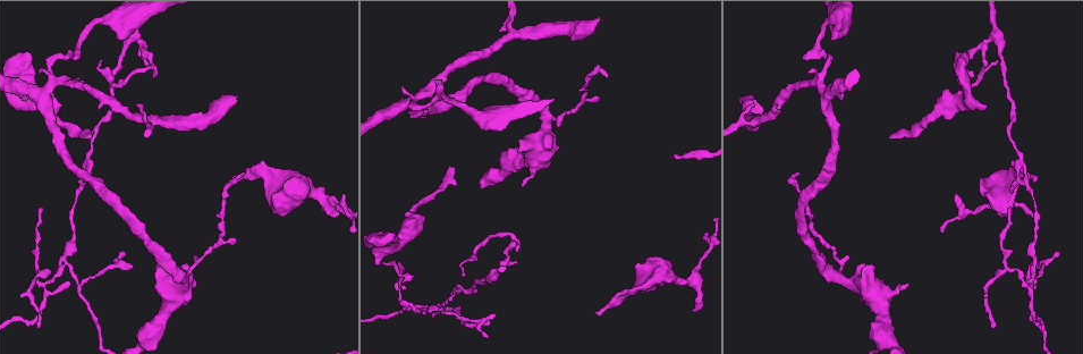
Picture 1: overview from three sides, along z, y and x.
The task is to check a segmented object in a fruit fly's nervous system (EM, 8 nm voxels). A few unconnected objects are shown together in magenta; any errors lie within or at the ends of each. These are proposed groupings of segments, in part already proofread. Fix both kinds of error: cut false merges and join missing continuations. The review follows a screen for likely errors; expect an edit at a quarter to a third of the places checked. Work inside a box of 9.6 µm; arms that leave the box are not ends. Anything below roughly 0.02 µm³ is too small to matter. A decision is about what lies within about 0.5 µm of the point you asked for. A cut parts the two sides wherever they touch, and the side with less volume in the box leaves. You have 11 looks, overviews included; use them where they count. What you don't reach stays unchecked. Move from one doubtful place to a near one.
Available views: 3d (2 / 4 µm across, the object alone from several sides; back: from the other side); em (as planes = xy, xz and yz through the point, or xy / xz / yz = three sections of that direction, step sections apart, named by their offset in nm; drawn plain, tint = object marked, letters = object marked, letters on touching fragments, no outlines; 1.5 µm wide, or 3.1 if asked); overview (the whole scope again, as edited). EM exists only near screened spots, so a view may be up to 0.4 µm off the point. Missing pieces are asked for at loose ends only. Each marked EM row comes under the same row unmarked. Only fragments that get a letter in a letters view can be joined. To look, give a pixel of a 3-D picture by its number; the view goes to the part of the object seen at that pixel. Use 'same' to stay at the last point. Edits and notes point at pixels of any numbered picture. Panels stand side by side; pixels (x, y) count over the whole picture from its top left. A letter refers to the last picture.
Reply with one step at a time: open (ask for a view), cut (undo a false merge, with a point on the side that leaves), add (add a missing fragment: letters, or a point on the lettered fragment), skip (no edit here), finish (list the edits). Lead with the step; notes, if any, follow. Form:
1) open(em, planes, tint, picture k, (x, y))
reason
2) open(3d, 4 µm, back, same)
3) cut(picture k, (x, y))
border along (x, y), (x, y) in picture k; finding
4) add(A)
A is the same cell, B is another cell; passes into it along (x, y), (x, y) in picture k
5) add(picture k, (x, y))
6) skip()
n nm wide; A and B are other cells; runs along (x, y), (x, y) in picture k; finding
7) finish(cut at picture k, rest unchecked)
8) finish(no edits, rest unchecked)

open(em, planes, tint, picture 1, (511, 35))
three arms meet

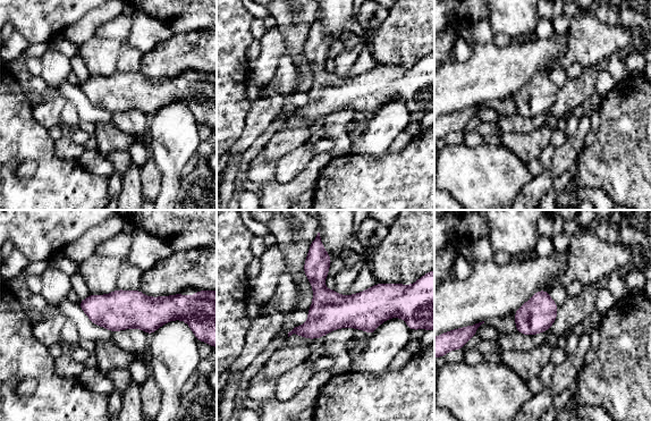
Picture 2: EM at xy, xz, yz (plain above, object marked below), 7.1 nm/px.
open(em, planes, letters, same)

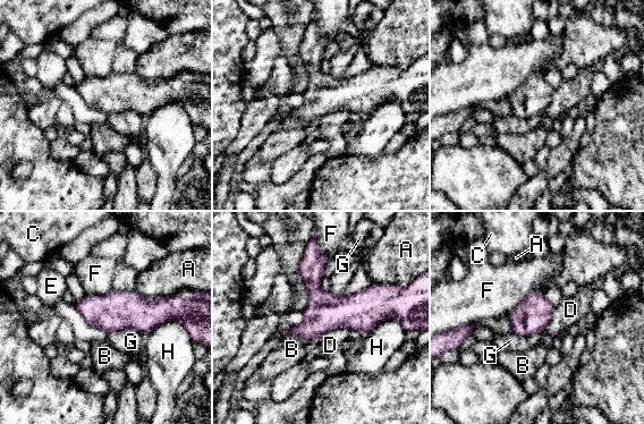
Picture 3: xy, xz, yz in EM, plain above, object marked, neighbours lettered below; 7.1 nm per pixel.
skip()
A touches over 300 nm; A, B, C, D, E, F, G and H are other cells; runs along (312, 253), (314, 289), (336, 311), (388, 314) in picture 3; all the same cell

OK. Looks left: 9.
open(em, xy, step 4, tint, picture 1, (743, 96))
branch stops here

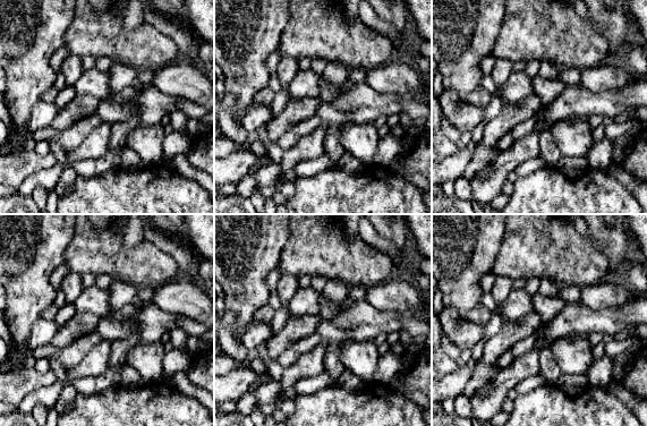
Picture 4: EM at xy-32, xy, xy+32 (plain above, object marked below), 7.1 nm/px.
open(em, planes, letters, same)
cut it another way

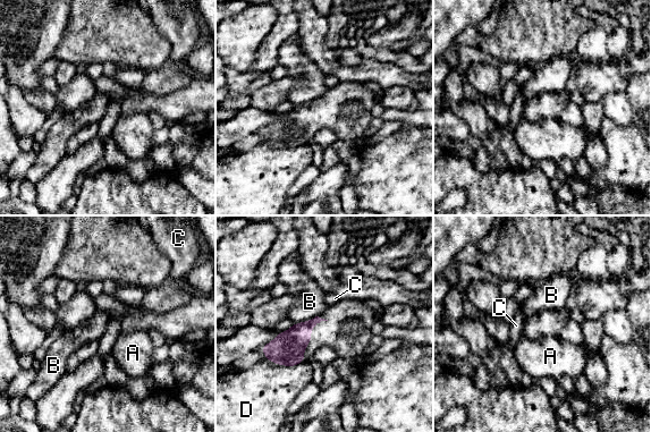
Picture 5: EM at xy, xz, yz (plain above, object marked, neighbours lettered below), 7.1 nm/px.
skip()
A, B, C and D are other cells; border along (318, 315), (303, 322), (294, 323) in picture 5; no lettered fragment goes on from it

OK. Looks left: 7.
open(em, planes, tint, picture 1, (598, 97))
thin end

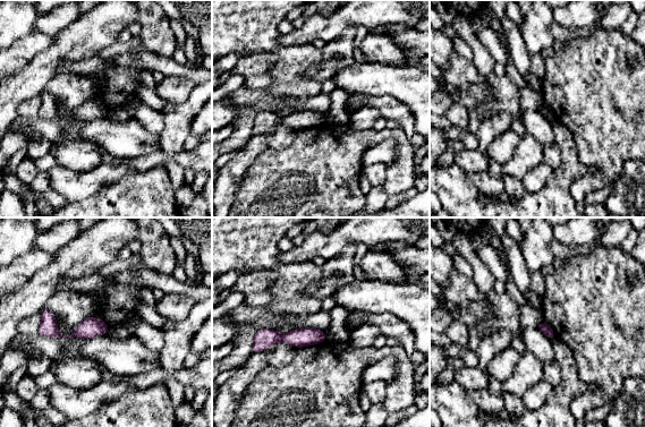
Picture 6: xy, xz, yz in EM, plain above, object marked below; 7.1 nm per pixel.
open(em, planes, letters, same)

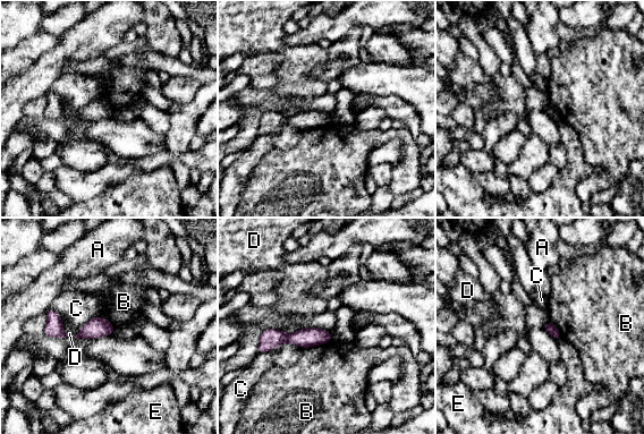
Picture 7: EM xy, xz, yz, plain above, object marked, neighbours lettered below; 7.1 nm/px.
skip()
A, B, C, D and E are other cells; runs along (329, 335), (271, 338), (262, 346) in picture 7; no lettered fragment goes on from it

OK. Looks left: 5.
open(em, xy, step 8, letters, picture 1, (1032, 213))

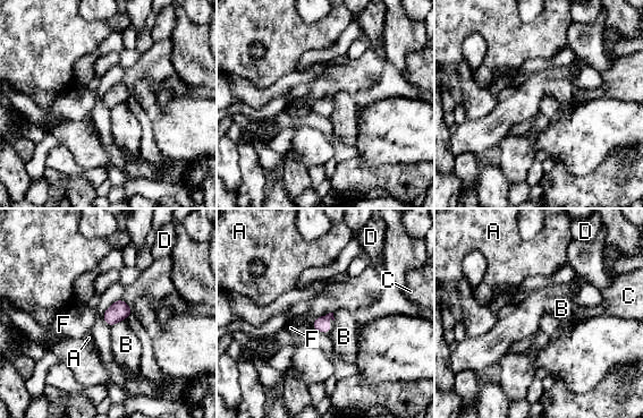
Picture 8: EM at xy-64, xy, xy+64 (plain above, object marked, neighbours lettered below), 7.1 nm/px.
open(em, planes, letters, same)

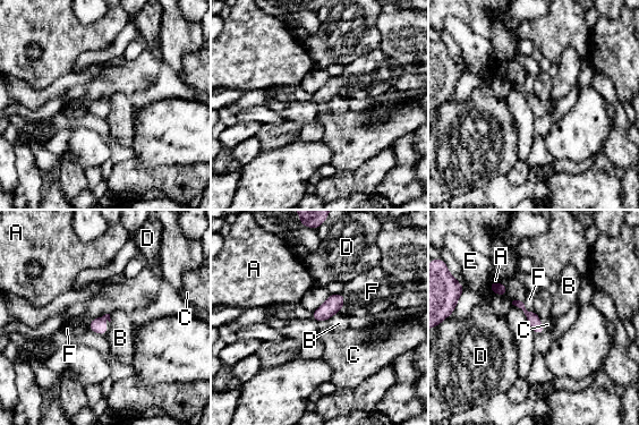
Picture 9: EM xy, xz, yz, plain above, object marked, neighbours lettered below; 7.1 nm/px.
add(C)
C is the same cell, A, B, D, E and F are other cells; the cell continues

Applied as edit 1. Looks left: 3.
open(em, planes, letters, picture 1, (992, 327))
thin end

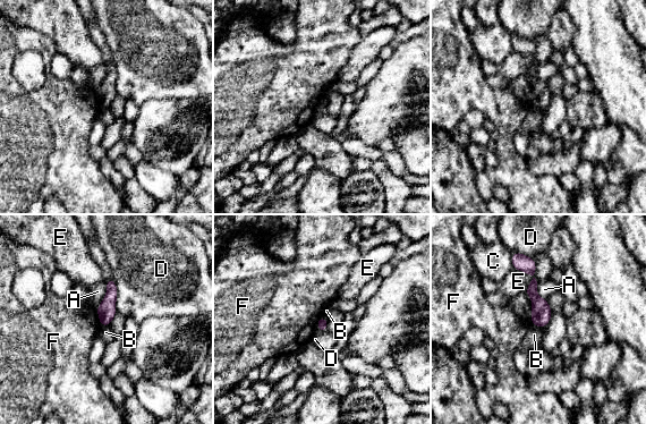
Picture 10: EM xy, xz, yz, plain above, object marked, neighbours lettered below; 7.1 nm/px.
skip()
80 nm wide; A, B, C, D, E and F are other cells; border along (532, 323), (542, 328) in picture 10; none of them fits

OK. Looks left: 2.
finish(add at picture 9, rest unchecked)

